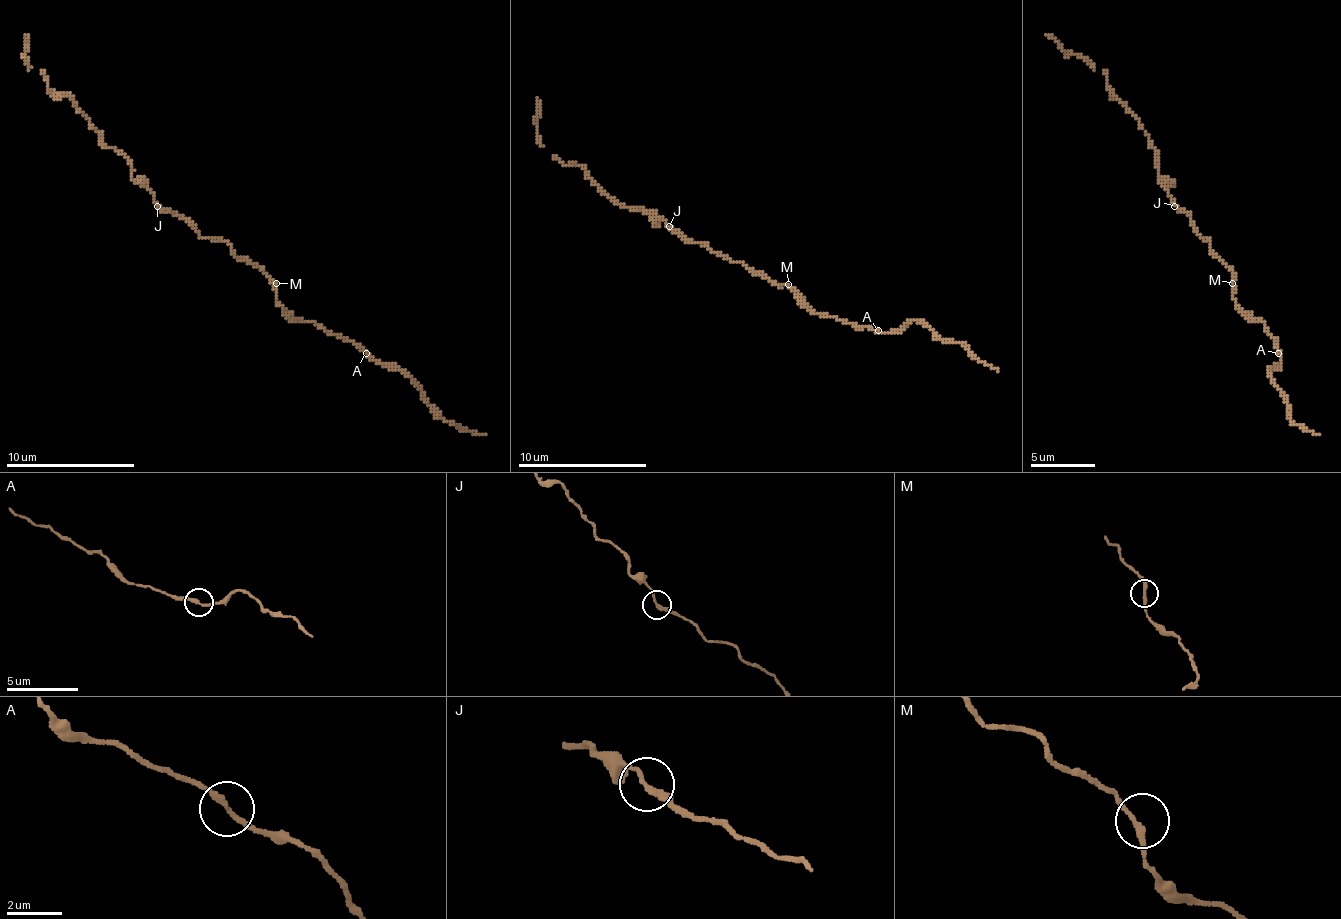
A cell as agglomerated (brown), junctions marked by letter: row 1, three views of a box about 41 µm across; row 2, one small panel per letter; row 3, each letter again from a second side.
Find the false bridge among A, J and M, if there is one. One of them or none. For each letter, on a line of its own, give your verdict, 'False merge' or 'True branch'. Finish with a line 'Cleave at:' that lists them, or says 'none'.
A: True branch
J: True branch
M: True branch
Cleave at: none

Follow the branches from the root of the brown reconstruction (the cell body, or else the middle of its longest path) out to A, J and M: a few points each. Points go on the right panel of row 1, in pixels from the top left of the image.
A: (1210, 244), (1210, 251), (1232, 273), (1232, 299), (1252, 318), (1258, 318), (1265, 325), (1274, 338), (1278, 354)
J: (1210, 244), (1191, 225), (1191, 218), (1174, 206)
M: (1210, 244), (1210, 251), (1232, 273), (1232, 283)

